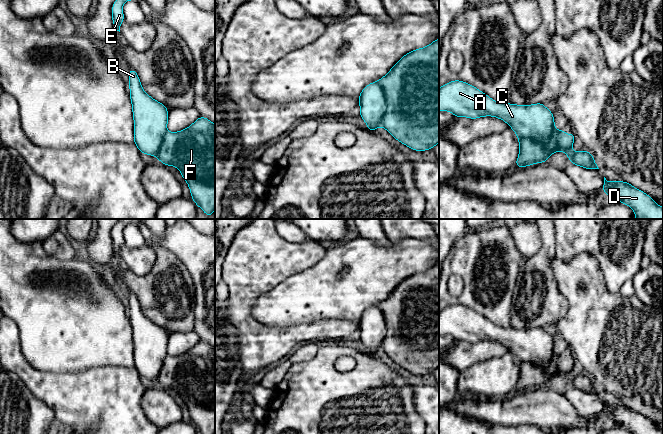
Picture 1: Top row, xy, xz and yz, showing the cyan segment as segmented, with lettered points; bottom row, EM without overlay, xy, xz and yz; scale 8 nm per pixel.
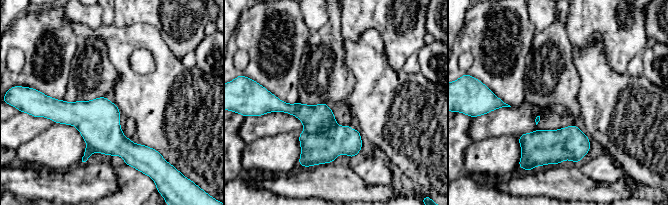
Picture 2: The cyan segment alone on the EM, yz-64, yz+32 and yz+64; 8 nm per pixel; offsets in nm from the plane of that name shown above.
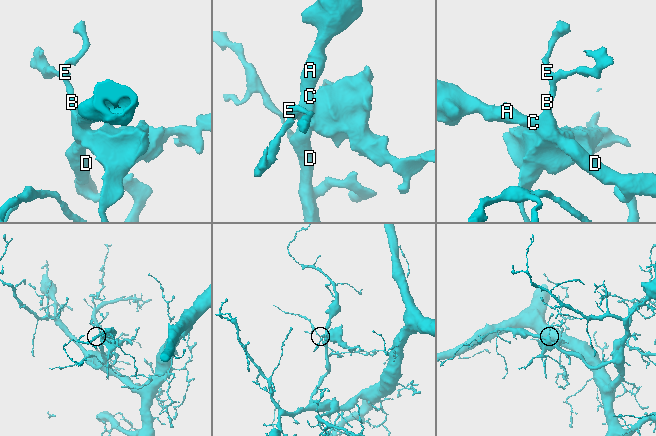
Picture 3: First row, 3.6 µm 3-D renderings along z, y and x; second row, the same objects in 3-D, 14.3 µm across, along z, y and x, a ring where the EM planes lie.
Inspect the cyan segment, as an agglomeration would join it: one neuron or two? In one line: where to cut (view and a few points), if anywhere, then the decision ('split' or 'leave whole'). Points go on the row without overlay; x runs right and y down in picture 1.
cut xz (378, 305), (386, 322), (386, 336), (381, 343), (381, 349); split

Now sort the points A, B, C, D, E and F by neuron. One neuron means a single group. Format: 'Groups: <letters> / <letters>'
Groups: A B C D E / F

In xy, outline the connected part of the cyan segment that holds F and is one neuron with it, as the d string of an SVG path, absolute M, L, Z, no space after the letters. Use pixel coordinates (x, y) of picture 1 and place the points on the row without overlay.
M200 340L186 353L166 356L156 380L166 390L175 390L180 394L189 409L192 424L198 431L202 434L215 433L215 348Z

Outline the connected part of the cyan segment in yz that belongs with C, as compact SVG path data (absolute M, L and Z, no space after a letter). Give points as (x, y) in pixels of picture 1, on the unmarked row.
M454 304L439 312L439 335L470 343L497 341L505 345L518 361L537 365L551 378L558 375L553 337L543 327L502 328L474 310Z

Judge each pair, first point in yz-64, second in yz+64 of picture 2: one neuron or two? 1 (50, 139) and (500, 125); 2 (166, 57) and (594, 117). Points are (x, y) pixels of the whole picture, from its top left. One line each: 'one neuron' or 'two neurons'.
1: two neurons
2: one neuron

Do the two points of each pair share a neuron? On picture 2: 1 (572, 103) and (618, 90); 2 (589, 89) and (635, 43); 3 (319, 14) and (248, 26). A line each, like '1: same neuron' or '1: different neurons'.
1: different neurons
2: different neurons
3: different neurons

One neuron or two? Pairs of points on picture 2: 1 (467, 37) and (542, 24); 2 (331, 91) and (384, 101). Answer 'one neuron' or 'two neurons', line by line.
1: two neurons
2: two neurons

